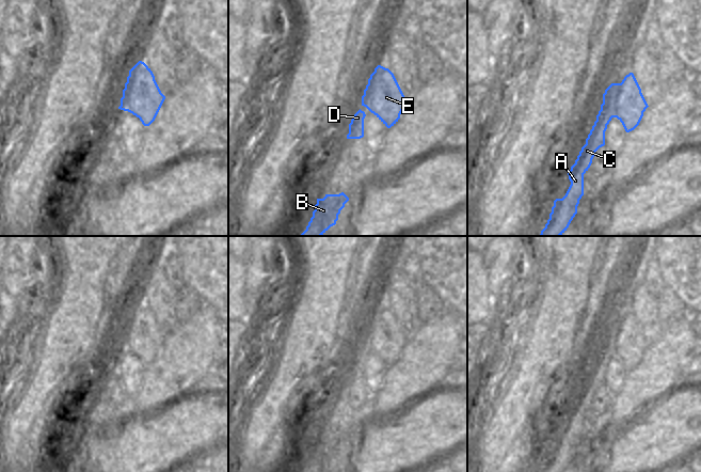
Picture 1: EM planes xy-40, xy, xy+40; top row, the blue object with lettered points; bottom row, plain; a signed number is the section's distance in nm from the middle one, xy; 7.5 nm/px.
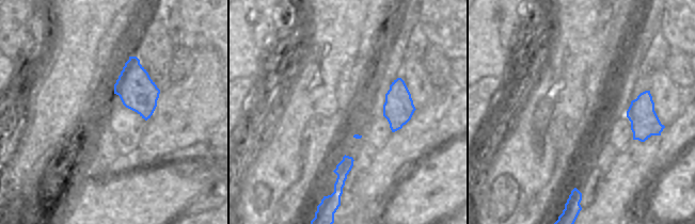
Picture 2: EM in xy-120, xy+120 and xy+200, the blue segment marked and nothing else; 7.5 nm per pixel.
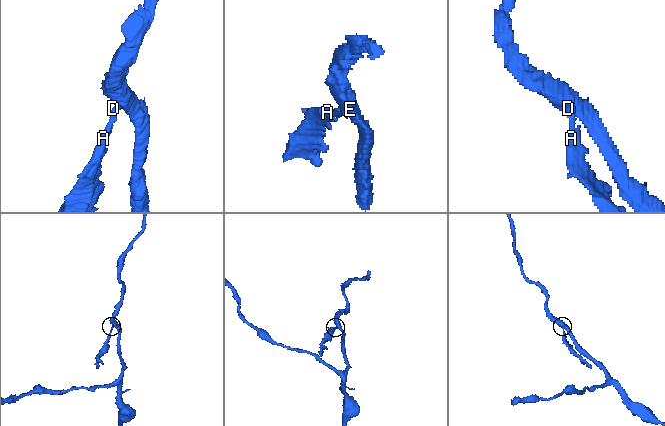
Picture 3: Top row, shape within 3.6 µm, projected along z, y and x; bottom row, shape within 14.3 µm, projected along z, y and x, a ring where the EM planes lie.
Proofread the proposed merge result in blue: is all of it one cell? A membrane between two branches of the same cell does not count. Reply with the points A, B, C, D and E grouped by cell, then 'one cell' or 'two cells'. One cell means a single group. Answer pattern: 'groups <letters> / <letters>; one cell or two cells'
groups A B C D / E; two cells

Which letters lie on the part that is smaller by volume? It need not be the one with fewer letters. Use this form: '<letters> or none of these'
A, B, C, D

